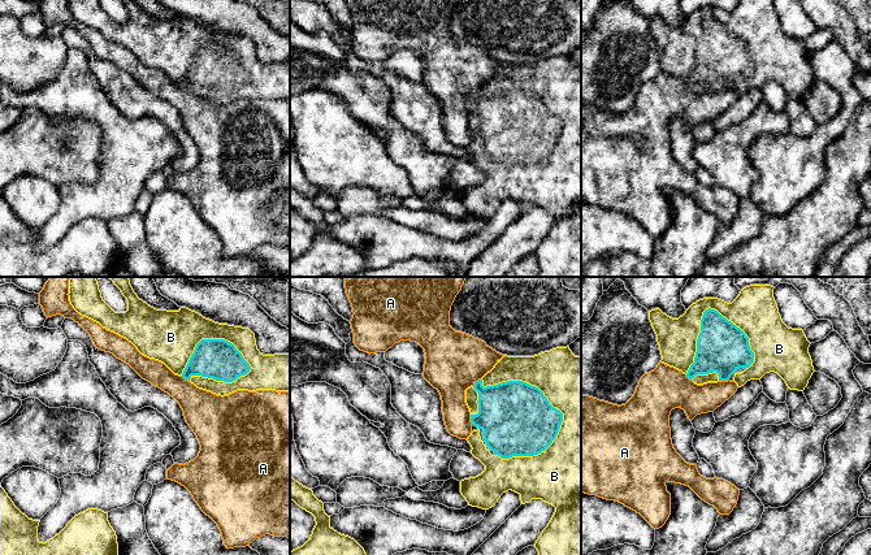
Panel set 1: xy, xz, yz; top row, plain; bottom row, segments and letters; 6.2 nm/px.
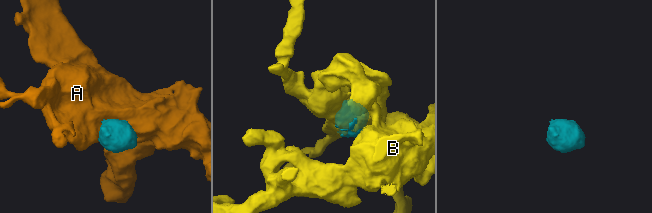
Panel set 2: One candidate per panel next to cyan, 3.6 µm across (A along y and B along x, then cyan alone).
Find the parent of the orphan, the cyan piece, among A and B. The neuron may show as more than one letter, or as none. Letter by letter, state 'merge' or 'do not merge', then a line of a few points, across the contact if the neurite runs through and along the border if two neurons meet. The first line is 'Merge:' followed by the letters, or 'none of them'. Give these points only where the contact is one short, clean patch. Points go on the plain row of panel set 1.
Merge: B
A: do not merge
B: merge

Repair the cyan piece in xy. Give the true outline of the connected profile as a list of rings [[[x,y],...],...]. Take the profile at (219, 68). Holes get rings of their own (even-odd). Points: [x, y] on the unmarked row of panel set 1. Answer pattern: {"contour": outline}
{"contour": [[[69,0],[68,4],[79,23],[126,47],[142,64],[164,71],[174,83],[199,97],[221,105],[237,99],[290,100],[290,62],[263,64],[248,36],[218,32],[186,16],[178,19],[156,18],[134,0],[121,1],[127,9],[126,21],[114,21],[100,0]]]}

